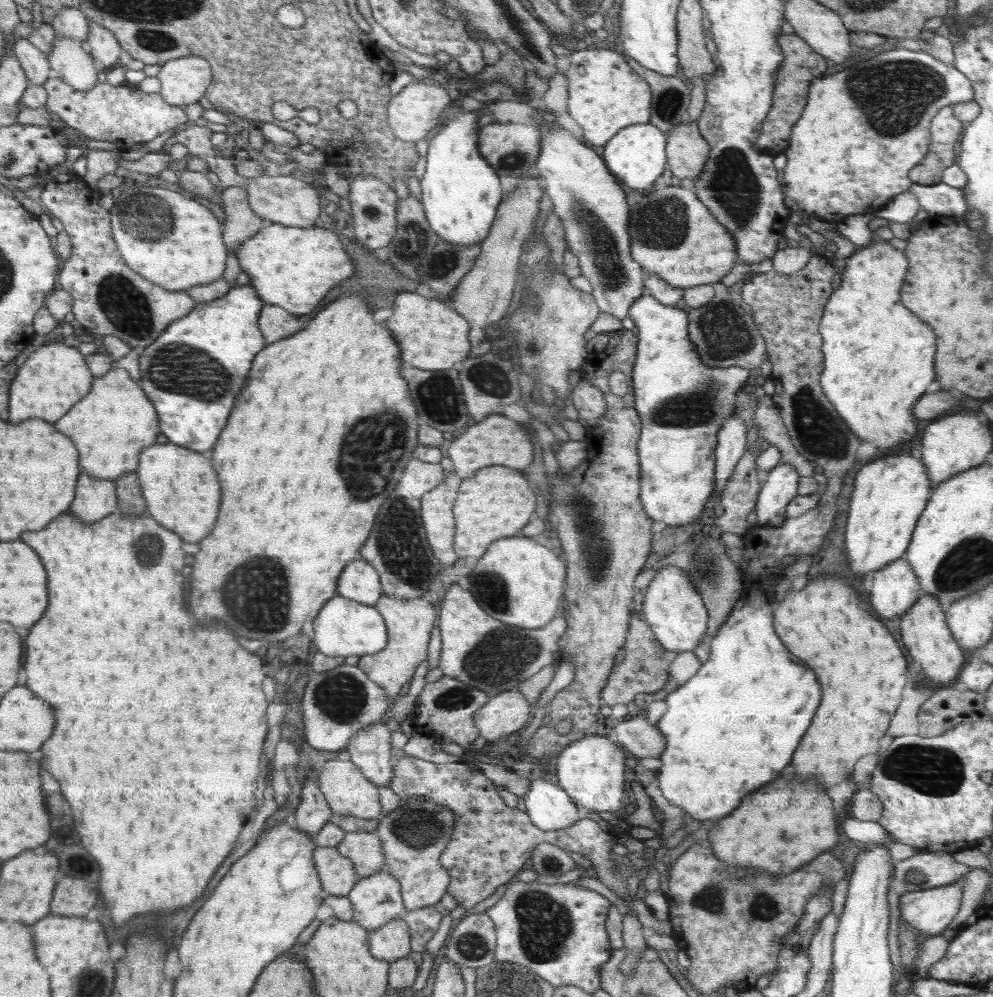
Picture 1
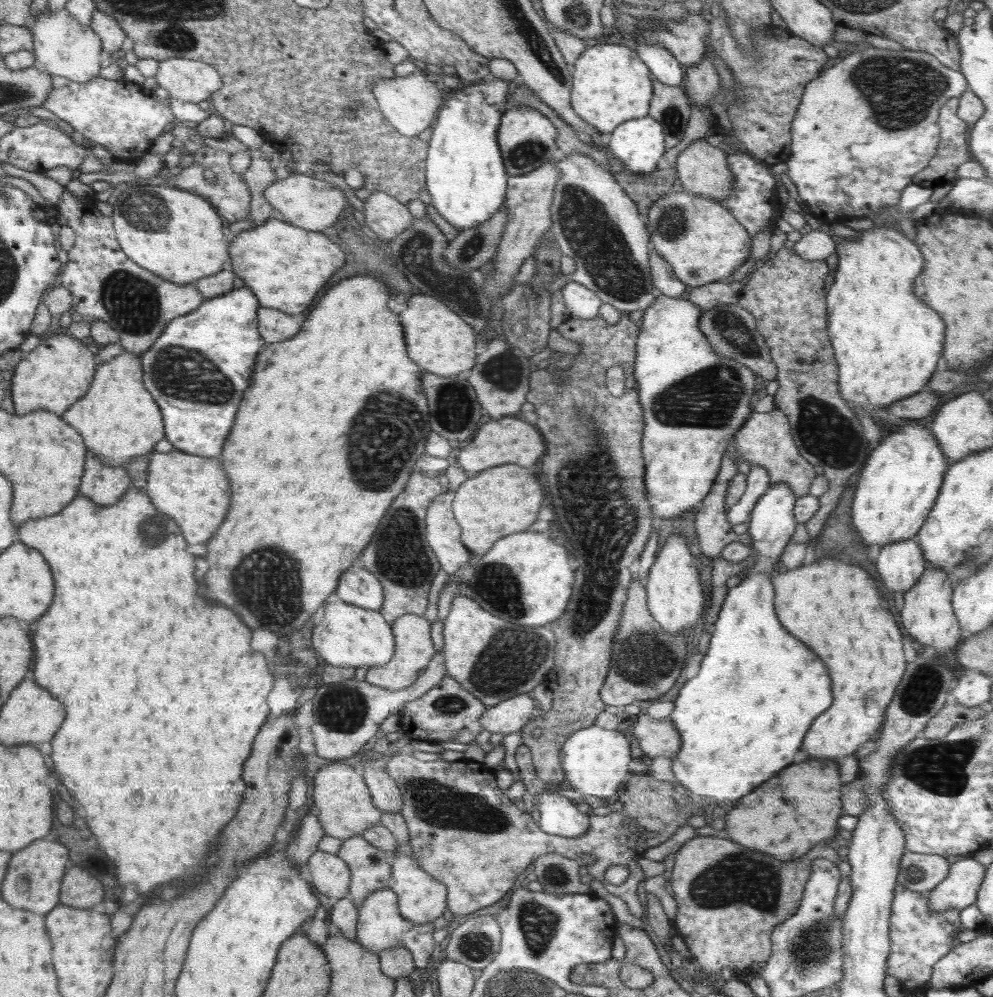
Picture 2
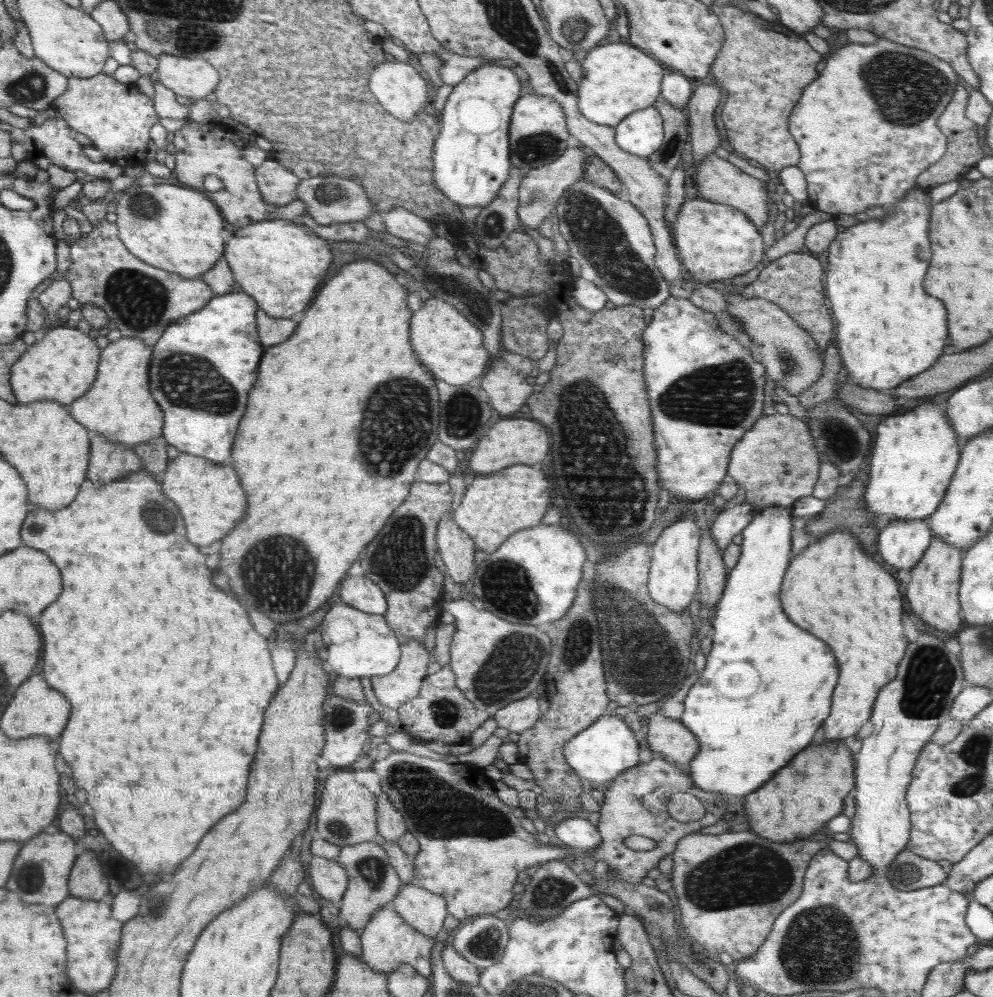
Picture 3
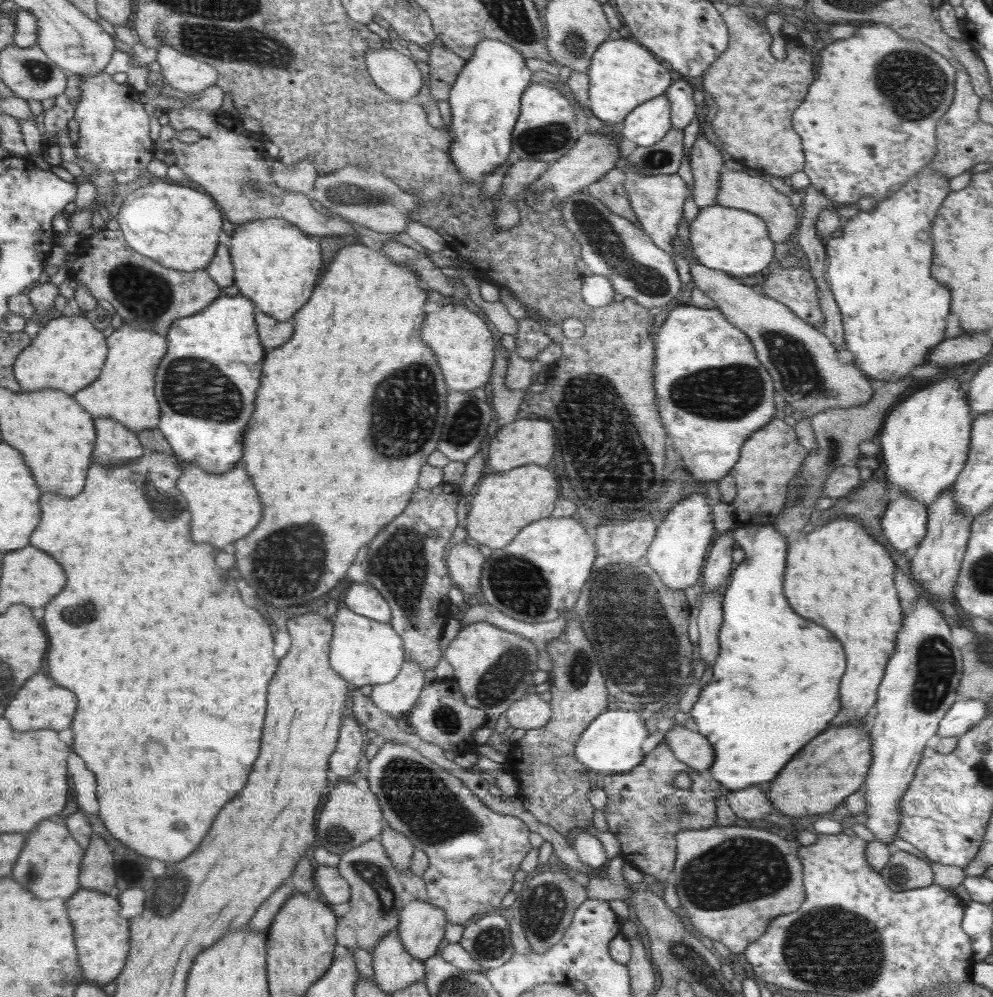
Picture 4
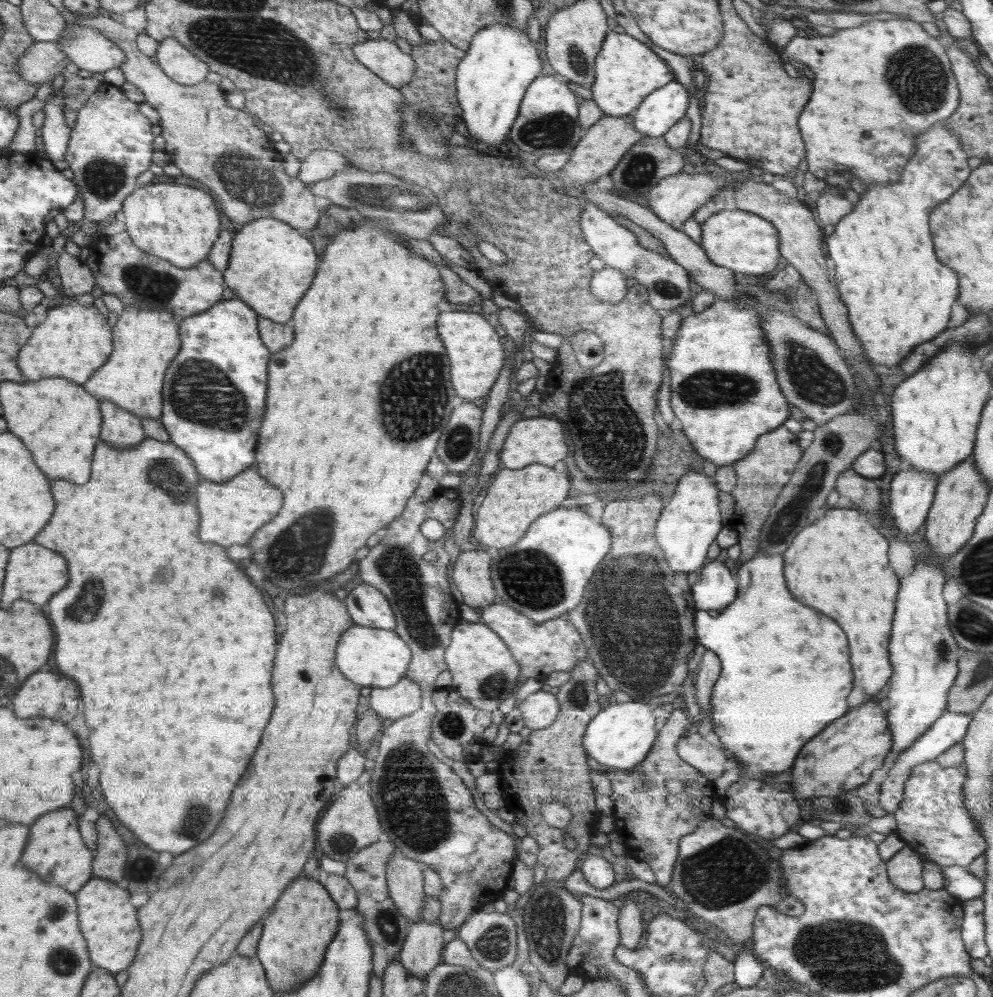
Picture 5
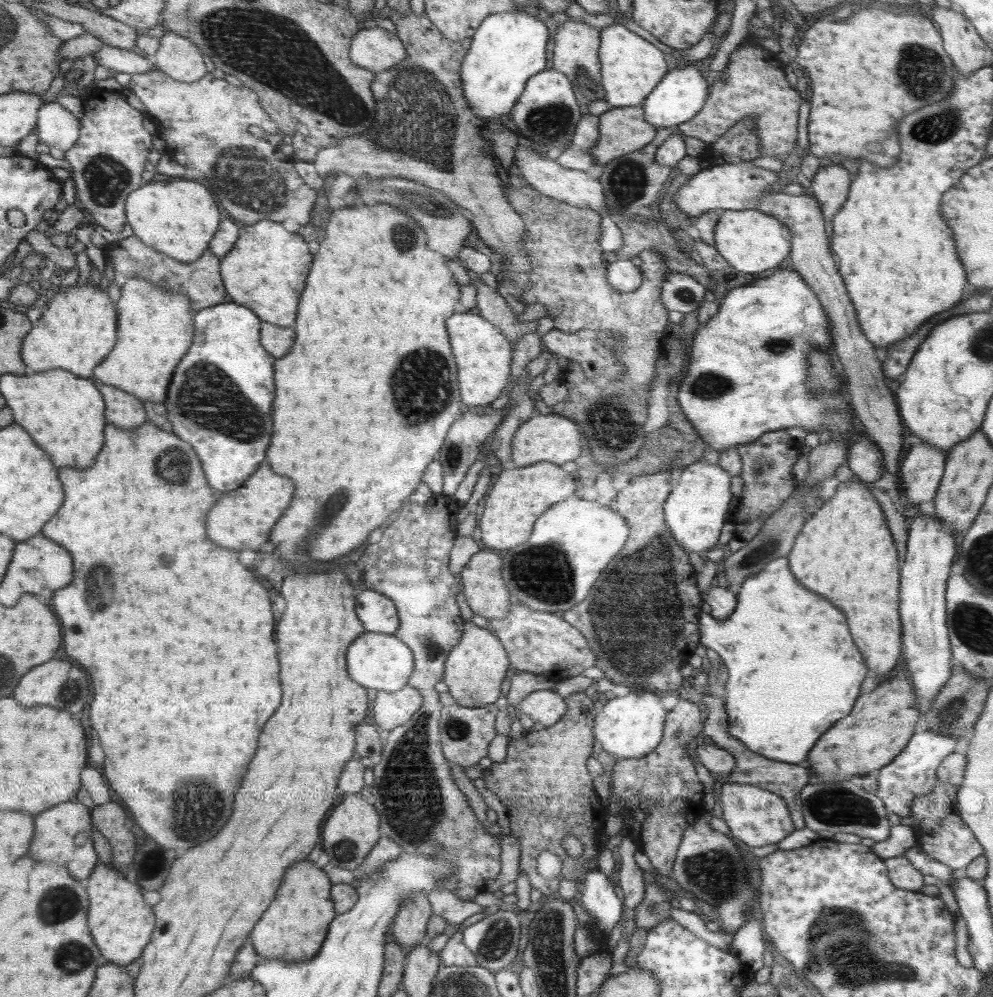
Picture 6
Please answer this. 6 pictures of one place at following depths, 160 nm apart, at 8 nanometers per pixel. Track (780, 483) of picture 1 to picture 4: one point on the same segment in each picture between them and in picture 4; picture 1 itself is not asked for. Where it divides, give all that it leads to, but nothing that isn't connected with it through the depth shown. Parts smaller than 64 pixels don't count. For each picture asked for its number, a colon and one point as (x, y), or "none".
2: (756, 693)
3: (757, 654)
4: (756, 718)

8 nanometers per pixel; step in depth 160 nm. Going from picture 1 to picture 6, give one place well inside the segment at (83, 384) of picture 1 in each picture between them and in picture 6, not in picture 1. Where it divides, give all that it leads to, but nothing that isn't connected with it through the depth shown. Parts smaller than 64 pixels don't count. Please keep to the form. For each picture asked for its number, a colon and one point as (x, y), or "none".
2: (56, 374)
3: (61, 365)
4: (67, 354)
5: (74, 339)
6: (77, 329)

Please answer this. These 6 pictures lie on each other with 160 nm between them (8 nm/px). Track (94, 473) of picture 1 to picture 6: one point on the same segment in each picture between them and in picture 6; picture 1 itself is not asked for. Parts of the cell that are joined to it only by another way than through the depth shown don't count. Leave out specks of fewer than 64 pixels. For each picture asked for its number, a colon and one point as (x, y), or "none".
2: (119, 420)
3: (119, 406)
4: (125, 392)
5: (133, 378)
6: (161, 322)

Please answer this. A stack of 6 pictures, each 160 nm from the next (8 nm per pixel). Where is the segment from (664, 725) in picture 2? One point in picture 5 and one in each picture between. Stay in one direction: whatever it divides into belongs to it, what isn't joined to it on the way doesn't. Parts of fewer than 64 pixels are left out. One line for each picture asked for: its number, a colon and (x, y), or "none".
3: (677, 743)
4: (692, 748)
5: (711, 761)

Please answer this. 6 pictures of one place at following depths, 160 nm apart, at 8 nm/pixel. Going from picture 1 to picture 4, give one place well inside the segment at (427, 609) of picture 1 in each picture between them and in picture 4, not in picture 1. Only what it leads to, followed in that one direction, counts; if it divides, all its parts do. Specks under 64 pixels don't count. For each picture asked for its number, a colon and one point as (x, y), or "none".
2: (413, 646)
3: (394, 690)
4: (396, 697)

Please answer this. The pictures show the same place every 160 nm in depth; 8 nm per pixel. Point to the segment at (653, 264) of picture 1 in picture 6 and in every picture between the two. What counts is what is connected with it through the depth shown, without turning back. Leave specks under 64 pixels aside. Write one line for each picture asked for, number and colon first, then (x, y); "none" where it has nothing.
2: (700, 238)
3: (714, 241)
4: (735, 241)
5: (742, 241)
6: (751, 241)

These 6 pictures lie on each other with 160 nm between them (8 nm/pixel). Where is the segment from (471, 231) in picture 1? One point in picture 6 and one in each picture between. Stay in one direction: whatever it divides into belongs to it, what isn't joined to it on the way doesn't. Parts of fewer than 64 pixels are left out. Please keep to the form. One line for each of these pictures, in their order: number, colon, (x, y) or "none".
2: (466, 179)
3: (472, 153)
4: (485, 101)
5: (492, 79)
6: (508, 48)

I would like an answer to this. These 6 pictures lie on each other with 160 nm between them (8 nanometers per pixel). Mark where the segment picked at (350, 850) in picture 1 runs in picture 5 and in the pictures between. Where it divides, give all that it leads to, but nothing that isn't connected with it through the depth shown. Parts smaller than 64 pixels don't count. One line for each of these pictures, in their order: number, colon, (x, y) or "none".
2: (371, 868)
3: (373, 882)
4: (377, 895)
5: (386, 928)

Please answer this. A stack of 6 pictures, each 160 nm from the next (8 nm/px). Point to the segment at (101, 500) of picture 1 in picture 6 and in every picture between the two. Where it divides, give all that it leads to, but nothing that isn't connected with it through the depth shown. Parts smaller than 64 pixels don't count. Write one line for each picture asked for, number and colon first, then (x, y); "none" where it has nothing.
2: (105, 484)
3: (109, 461)
4: (116, 445)
5: (121, 428)
6: (126, 411)

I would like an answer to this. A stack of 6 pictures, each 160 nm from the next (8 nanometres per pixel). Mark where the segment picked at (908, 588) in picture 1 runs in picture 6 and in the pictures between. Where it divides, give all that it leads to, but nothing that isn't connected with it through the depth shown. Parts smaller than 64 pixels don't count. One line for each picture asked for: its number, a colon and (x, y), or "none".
2: (900, 565)
3: (901, 544)
4: (904, 523)
5: (912, 493)
6: (921, 471)

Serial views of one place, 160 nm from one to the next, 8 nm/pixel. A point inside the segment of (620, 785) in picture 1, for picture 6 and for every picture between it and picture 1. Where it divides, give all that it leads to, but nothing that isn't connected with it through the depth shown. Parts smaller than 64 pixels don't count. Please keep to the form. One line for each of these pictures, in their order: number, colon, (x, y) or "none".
2: (595, 760)
3: (608, 747)
4: (612, 743)
5: (620, 736)
6: (629, 727)

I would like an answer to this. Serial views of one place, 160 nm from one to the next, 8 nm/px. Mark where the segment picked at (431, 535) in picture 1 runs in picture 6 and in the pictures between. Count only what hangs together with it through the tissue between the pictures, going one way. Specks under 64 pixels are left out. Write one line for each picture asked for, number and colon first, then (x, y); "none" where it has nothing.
2: (444, 534)
3: (457, 549)
4: (465, 562)
5: (471, 575)
6: (482, 583)

